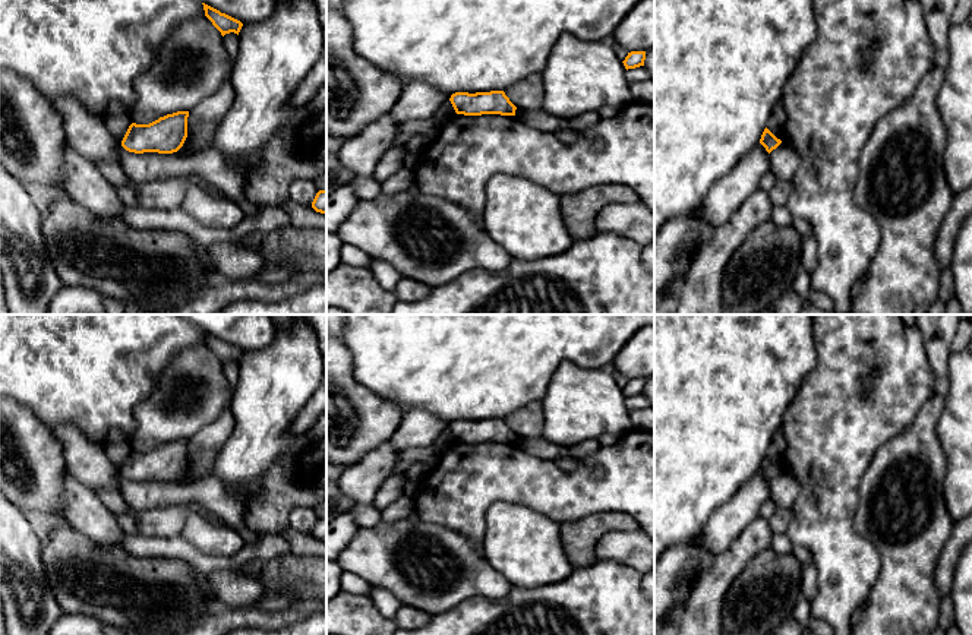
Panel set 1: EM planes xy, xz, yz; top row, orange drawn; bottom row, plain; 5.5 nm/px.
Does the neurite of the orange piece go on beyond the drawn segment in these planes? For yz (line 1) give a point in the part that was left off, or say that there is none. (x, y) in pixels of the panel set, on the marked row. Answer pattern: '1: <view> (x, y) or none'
1: none

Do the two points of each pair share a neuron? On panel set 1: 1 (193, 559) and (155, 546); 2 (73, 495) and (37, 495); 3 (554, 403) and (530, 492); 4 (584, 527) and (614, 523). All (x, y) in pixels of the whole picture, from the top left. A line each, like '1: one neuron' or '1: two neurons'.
1: one neuron
2: two neurons
3: two neurons
4: one neuron

